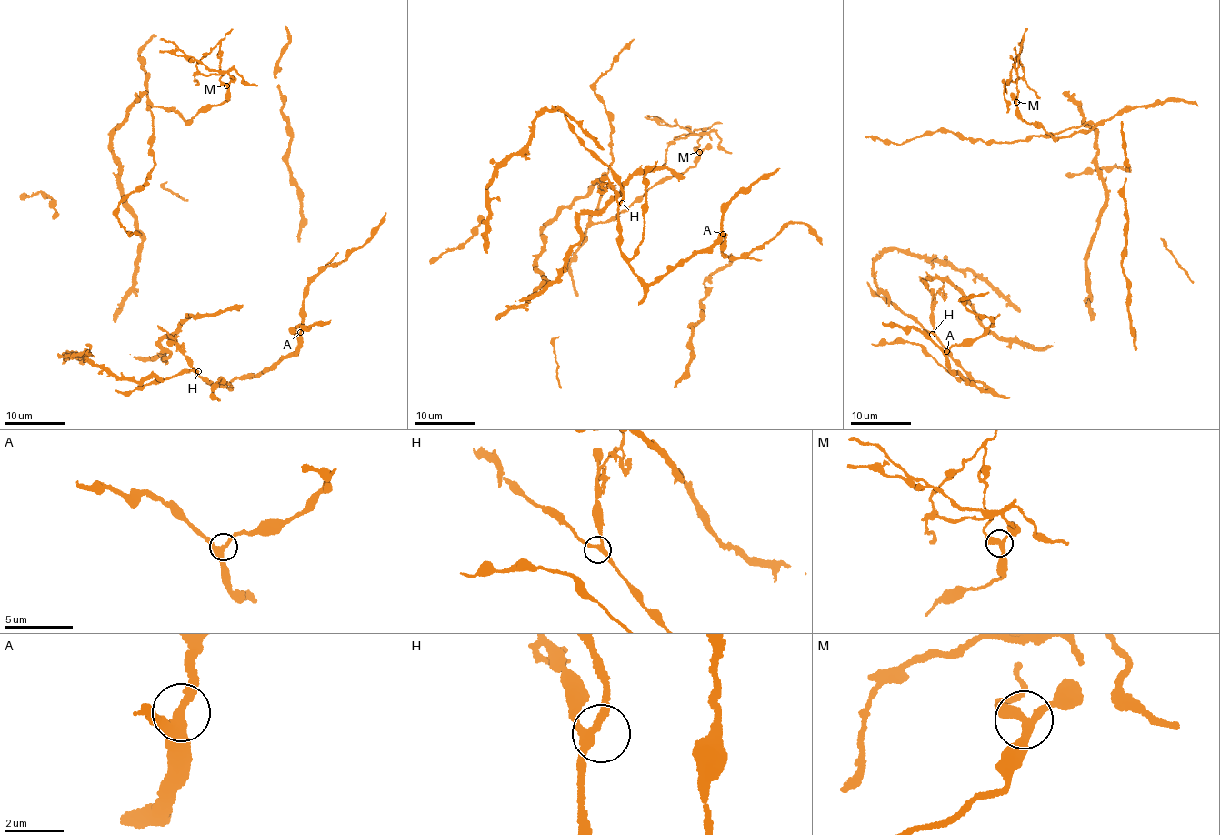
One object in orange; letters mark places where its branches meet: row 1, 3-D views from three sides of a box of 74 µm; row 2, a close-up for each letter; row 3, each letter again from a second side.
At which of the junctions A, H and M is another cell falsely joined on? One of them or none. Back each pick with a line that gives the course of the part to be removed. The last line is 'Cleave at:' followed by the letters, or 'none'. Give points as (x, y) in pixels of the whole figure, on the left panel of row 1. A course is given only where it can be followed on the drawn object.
M: course (227, 85), (220, 78), (218, 44), (195, 65), (204, 75), (215, 73), (159, 39)
Cleave at: M

